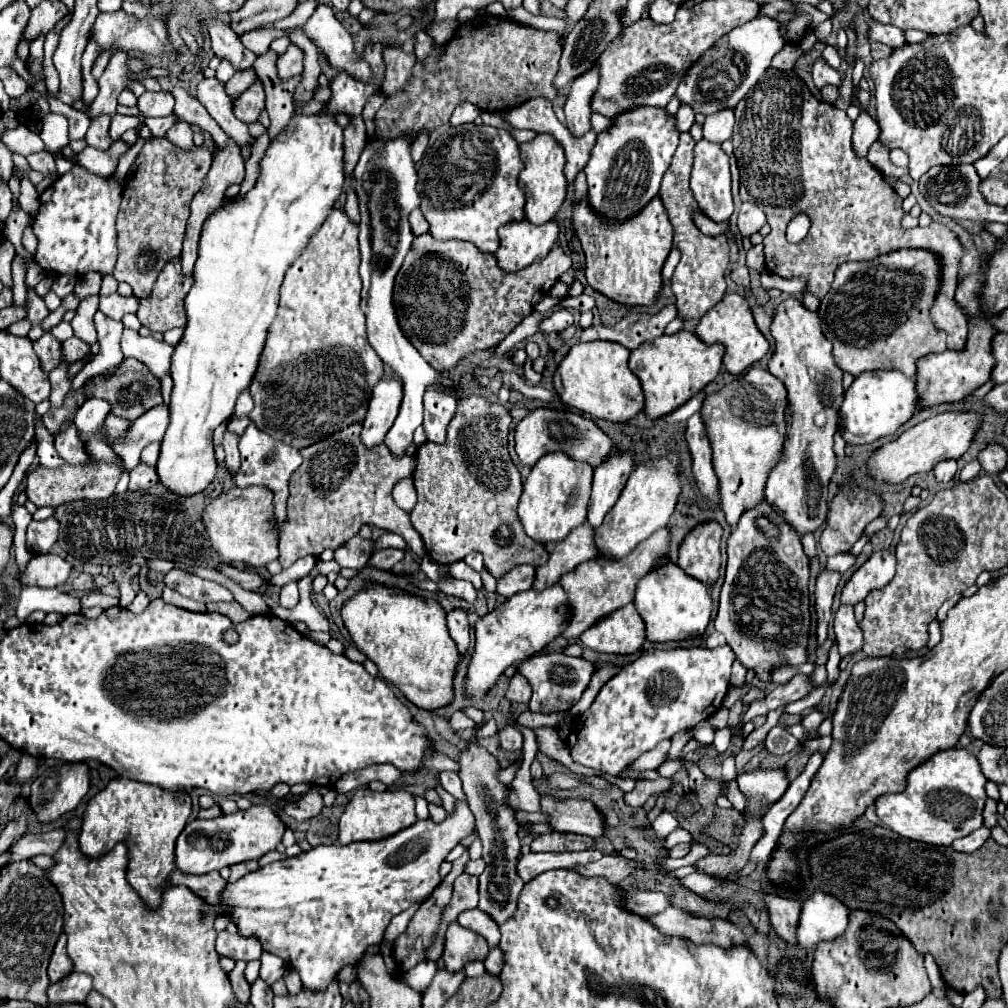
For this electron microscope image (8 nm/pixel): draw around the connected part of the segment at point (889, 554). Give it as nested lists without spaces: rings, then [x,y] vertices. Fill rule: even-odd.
[[[875,551],[845,583],[841,593],[843,605],[857,605],[873,589],[885,587],[895,575],[895,553],[893,551]]]

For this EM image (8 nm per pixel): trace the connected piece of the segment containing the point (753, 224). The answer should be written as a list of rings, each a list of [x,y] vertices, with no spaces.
[[[743,203],[741,205],[739,217],[737,217],[737,227],[739,227],[739,233],[743,237],[749,237],[749,235],[757,233],[765,223],[767,223],[765,213],[757,205],[753,205],[753,203]]]

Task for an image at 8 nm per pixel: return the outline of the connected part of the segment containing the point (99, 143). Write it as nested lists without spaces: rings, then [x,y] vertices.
[[[97,117],[91,121],[89,131],[85,135],[87,145],[95,147],[95,149],[109,149],[113,139],[109,137],[109,121],[111,117]]]

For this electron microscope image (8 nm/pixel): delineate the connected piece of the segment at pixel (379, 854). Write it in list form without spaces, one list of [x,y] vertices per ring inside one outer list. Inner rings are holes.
[[[457,801],[455,813],[443,823],[433,823],[431,819],[417,821],[409,829],[403,829],[385,841],[317,845],[295,857],[259,867],[257,871],[225,885],[215,913],[227,915],[237,925],[237,933],[241,937],[257,937],[263,951],[281,957],[289,967],[297,969],[305,989],[325,989],[343,967],[355,967],[367,947],[381,945],[383,933],[395,915],[429,897],[439,885],[439,865],[461,839],[471,835],[471,829],[475,827],[473,813],[467,807],[469,805],[465,801]]]

